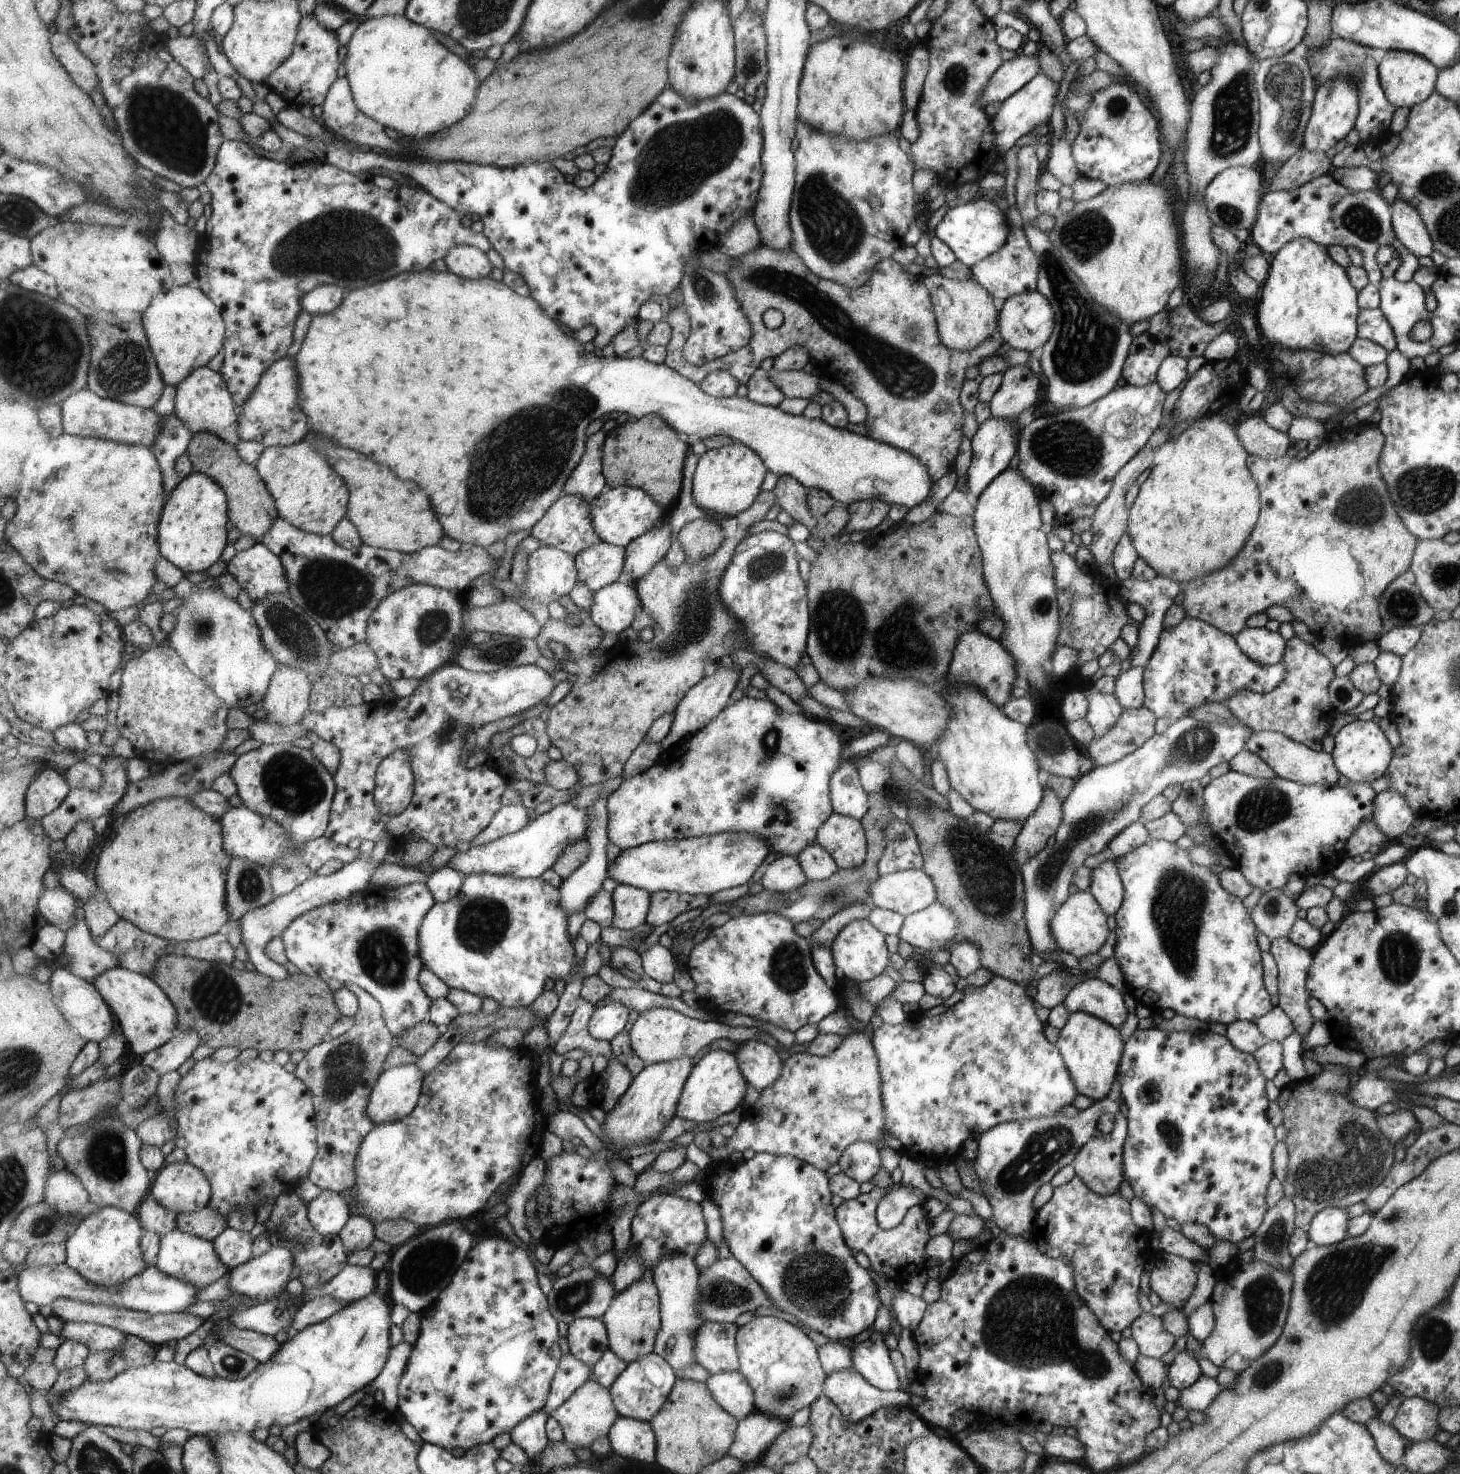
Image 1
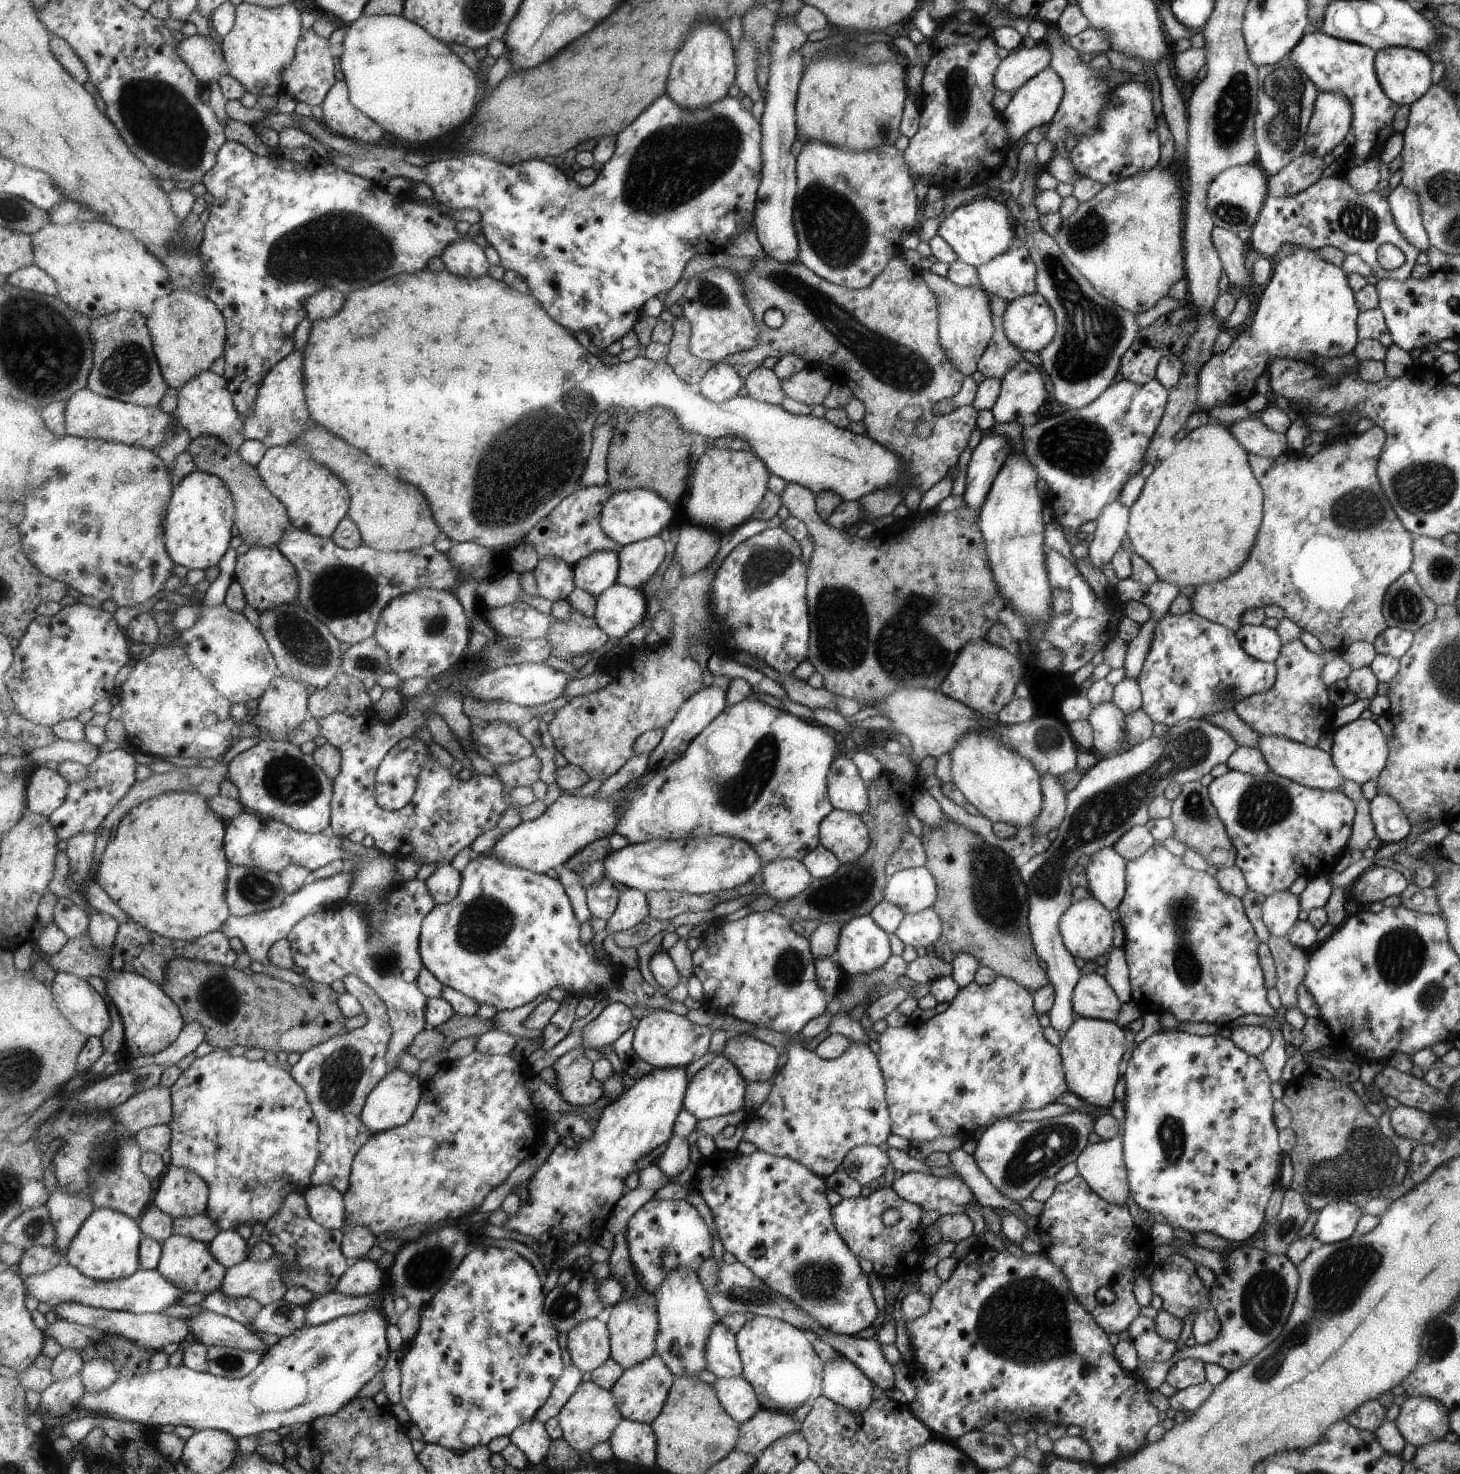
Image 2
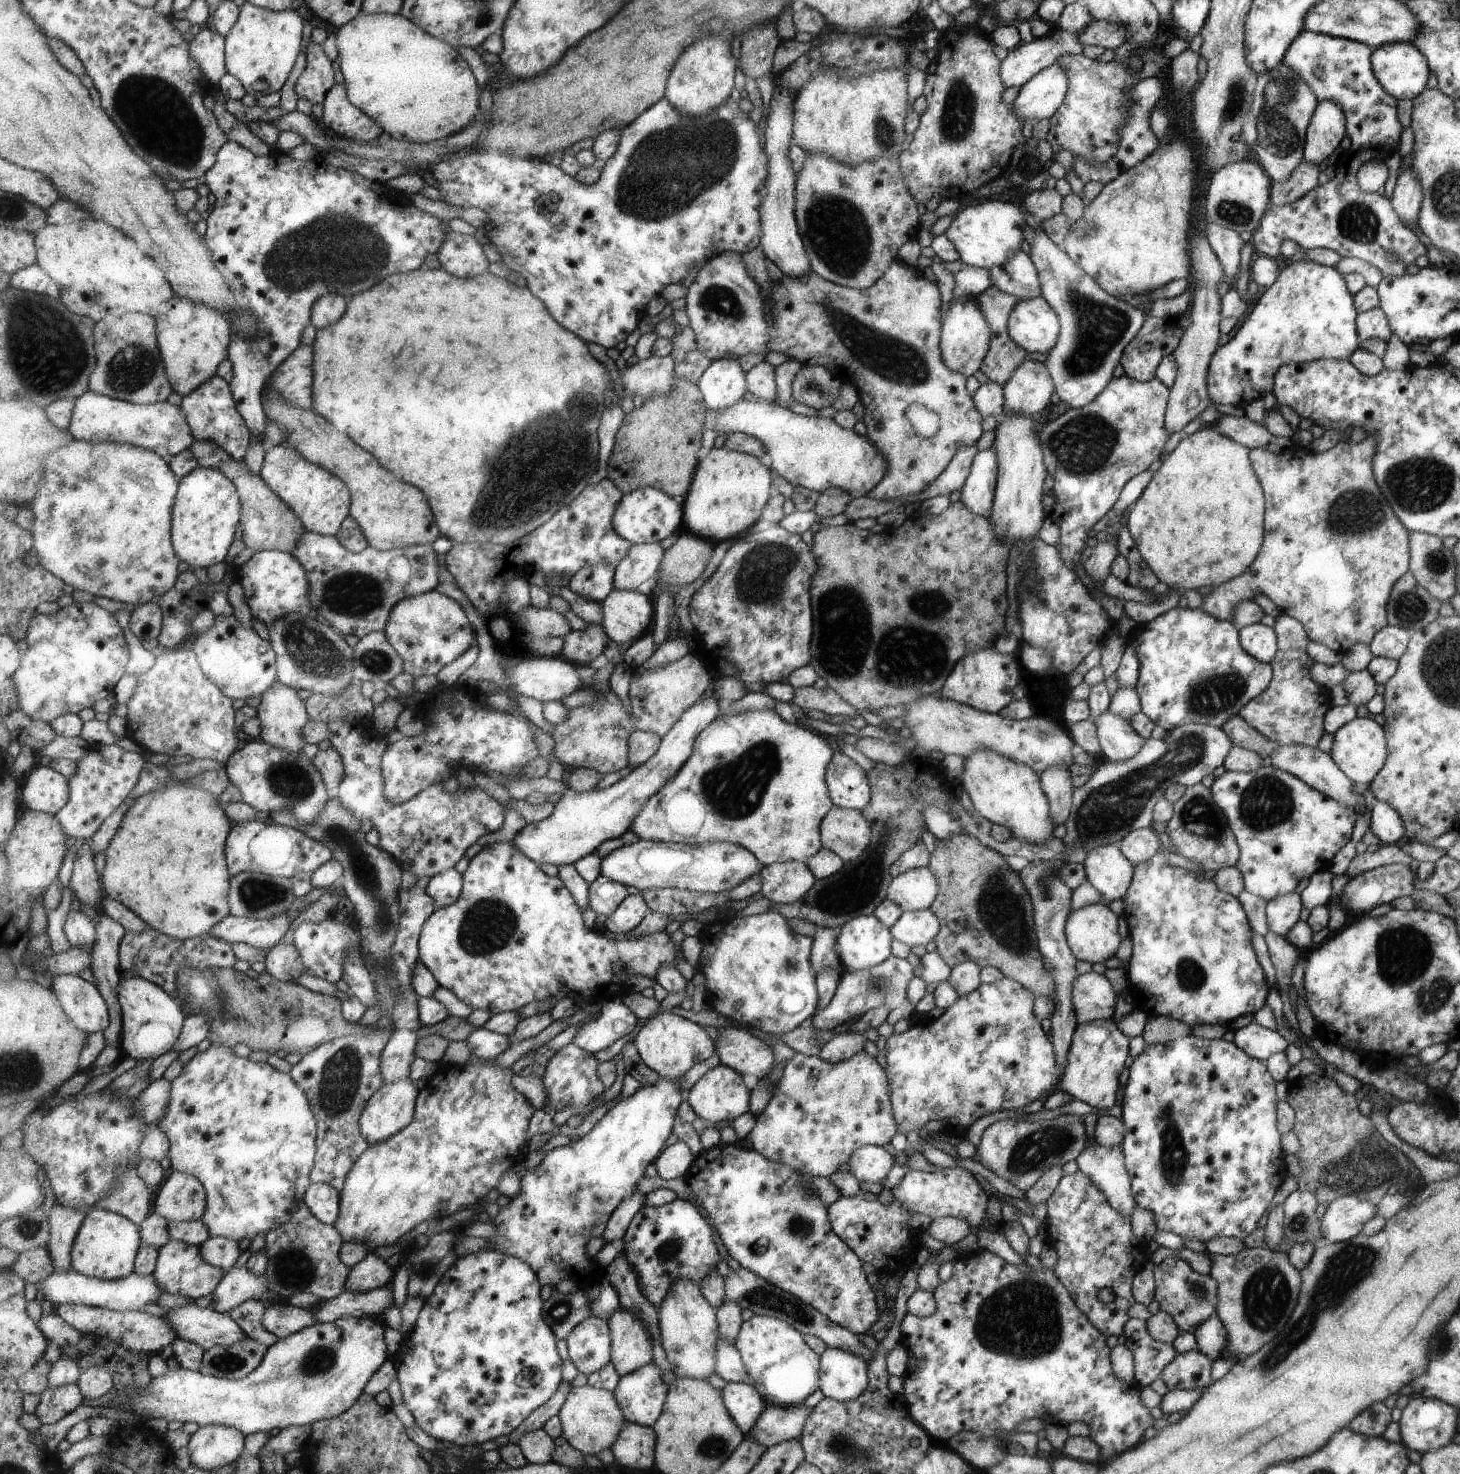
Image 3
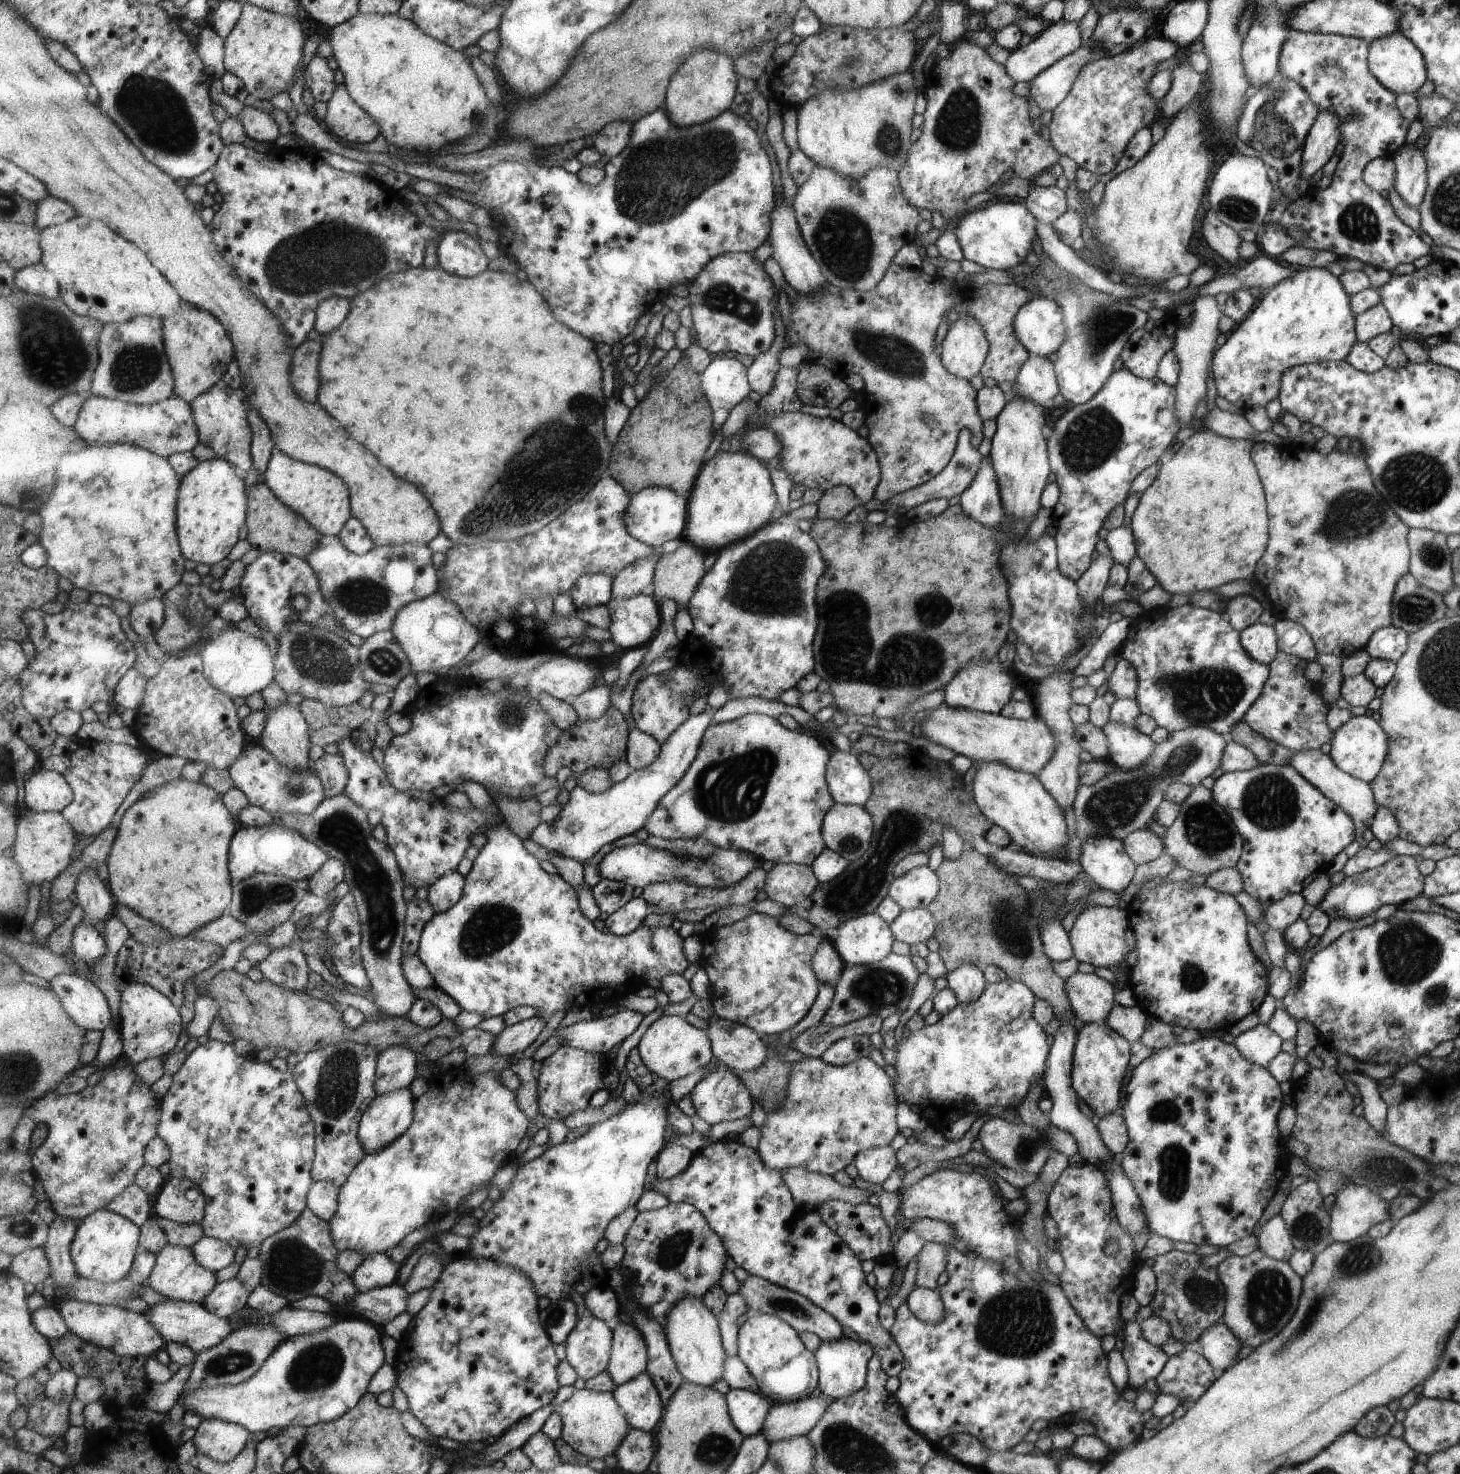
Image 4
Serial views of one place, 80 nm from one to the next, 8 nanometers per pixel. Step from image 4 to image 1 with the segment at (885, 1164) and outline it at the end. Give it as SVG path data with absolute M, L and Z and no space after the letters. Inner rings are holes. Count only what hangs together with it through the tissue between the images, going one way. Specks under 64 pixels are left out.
M865 1141L851 1143L839 1155L837 1163L845 1176L852 1178L859 1184L870 1181L881 1166L881 1160L879 1160L875 1146L871 1146L870 1142Z

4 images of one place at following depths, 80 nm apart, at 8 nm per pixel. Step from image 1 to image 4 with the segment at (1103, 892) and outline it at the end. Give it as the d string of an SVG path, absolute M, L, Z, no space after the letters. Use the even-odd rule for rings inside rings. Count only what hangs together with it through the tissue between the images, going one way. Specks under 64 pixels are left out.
M1096 836L1083 841L1078 863L1099 889L1120 895L1129 884L1136 864L1127 856L1122 838Z

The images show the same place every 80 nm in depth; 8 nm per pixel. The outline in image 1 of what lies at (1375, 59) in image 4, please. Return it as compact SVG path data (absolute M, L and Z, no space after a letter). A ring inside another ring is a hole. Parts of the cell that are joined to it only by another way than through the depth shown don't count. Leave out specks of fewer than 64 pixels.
M1395 49L1385 51L1378 62L1378 80L1381 82L1387 100L1396 107L1409 109L1414 104L1425 100L1434 91L1437 75L1436 66L1427 60L1427 57L1419 56L1414 52Z

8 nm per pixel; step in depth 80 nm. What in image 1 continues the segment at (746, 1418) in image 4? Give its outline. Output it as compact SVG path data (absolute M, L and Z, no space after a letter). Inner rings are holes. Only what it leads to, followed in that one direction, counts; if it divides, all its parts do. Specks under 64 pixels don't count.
M735 1371L711 1375L707 1384L719 1404L739 1420L757 1411L754 1388L743 1373Z

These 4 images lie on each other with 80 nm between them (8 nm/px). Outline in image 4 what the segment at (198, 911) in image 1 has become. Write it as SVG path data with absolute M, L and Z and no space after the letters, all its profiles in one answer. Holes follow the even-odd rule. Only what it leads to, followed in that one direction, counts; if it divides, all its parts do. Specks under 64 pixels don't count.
M185 778L172 780L163 786L154 788L151 792L144 794L122 818L117 838L114 840L107 866L108 866L108 881L109 886L117 904L125 905L138 912L141 916L148 918L160 924L166 931L169 931L175 937L193 936L195 931L207 926L213 920L227 914L229 905L232 901L233 880L230 873L230 846L232 840L239 830L240 823L235 818L234 814L227 808L222 794L219 794L214 788L207 786L201 781L192 782Z

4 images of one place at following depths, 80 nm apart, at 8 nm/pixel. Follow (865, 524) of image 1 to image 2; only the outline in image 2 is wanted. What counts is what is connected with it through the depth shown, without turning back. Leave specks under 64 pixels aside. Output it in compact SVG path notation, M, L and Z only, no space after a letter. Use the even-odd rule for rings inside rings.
M767 254L752 261L754 267L742 276L750 305L757 320L762 322L760 345L715 363L698 359L690 351L691 323L682 316L671 319L675 334L670 342L667 362L684 381L698 386L706 372L718 363L730 364L746 380L769 356L780 359L794 352L808 367L819 368L832 382L846 384L852 396L864 404L862 421L866 435L891 449L906 464L903 486L889 483L858 499L866 512L864 518L890 514L911 489L923 497L923 493L957 462L967 446L969 434L977 429L978 411L971 405L960 405L944 415L935 416L931 412L931 406L937 400L951 398L959 390L963 375L947 358L938 339L936 294L921 279L919 270L908 267L895 257L866 287L850 289L823 280L800 262L782 263ZM769 308L781 310L784 321L779 327L770 328L765 324L763 316ZM906 406L920 406L921 421L932 422L928 438L922 440L915 435L917 422L905 422L899 418L899 412Z

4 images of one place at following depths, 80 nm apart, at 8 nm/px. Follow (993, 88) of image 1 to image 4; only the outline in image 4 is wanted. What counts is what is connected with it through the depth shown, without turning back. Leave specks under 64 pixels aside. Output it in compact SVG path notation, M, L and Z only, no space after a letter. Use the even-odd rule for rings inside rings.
M1061 18L1057 23L1047 25L1027 45L1010 51L1003 66L1015 82L1030 80L1062 56L1072 53L1080 44L1077 22Z

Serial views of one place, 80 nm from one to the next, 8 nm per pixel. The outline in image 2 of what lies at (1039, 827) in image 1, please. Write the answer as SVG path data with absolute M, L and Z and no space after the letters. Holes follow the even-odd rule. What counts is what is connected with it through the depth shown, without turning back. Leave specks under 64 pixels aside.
M1044 773L1042 793L1042 810L1028 828L1032 835L1047 834L1050 830L1057 828L1065 816L1067 792L1055 775Z

